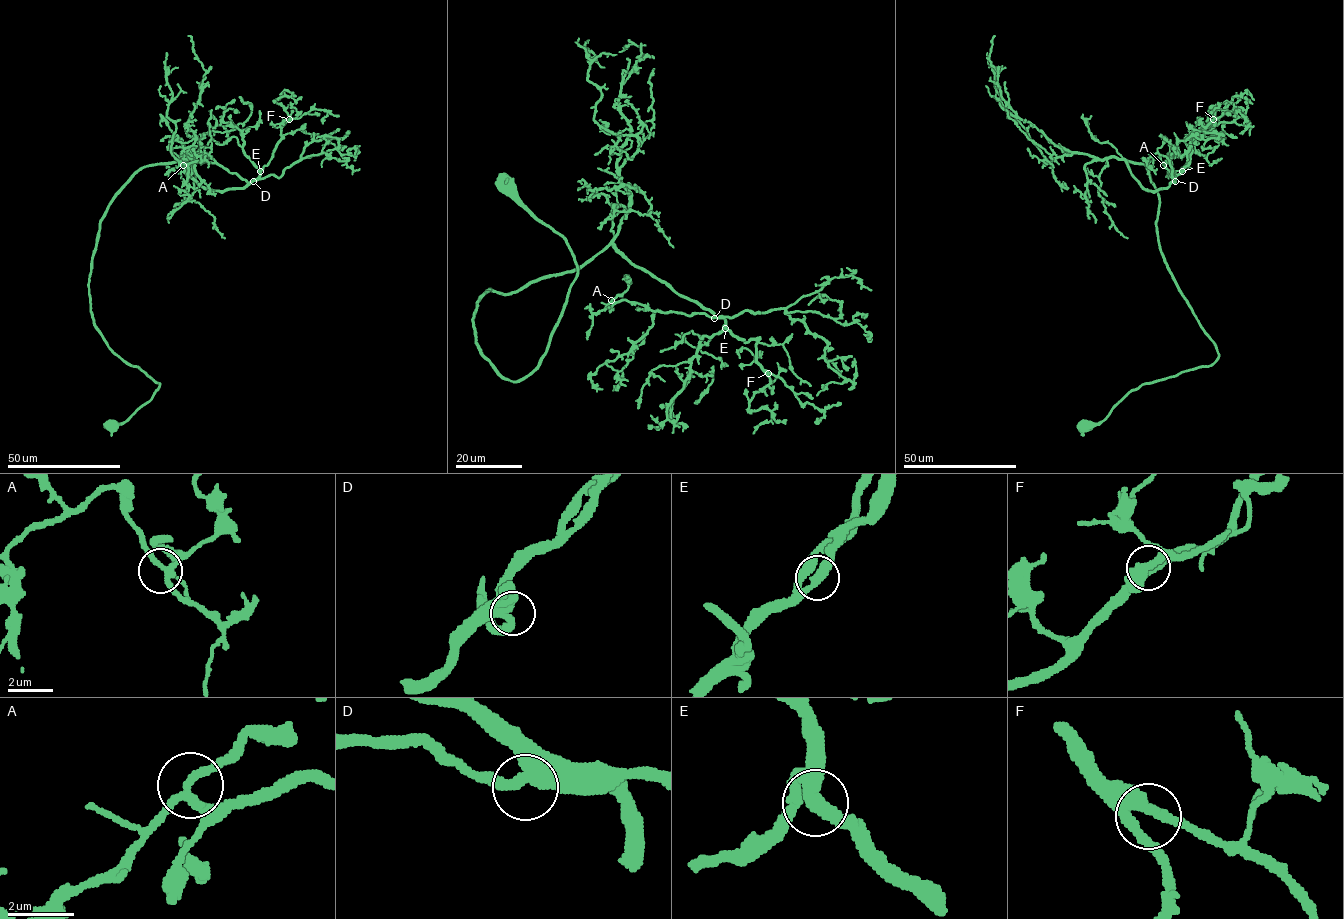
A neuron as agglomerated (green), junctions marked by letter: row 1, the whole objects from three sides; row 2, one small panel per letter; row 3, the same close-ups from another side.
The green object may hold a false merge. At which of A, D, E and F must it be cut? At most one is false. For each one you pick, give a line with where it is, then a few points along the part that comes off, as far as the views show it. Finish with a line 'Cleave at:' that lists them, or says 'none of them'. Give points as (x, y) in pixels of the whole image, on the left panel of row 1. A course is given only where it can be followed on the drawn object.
Cleave at: none of them

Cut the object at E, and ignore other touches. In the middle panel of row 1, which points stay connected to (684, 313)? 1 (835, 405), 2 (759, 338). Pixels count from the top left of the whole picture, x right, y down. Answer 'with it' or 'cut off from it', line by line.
1: cut off from it
2: cut off from it

